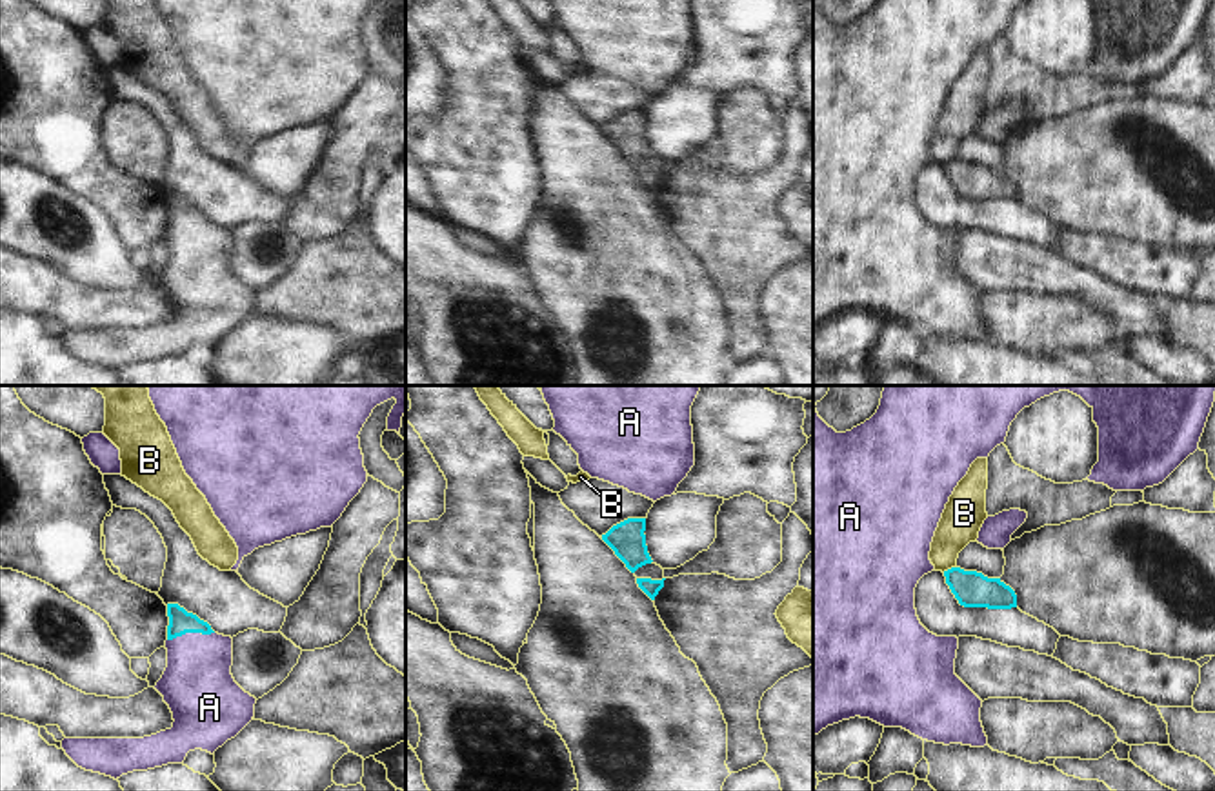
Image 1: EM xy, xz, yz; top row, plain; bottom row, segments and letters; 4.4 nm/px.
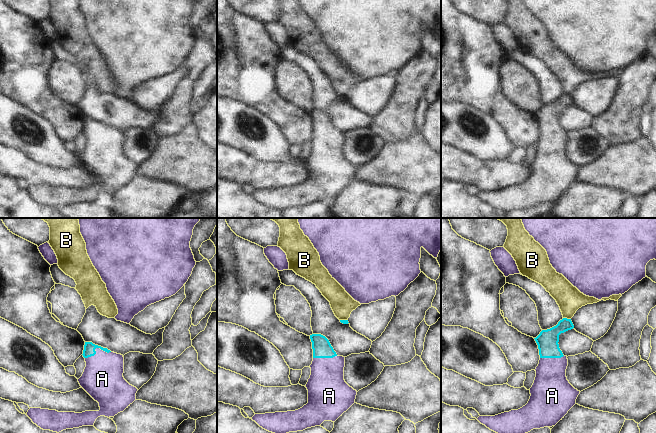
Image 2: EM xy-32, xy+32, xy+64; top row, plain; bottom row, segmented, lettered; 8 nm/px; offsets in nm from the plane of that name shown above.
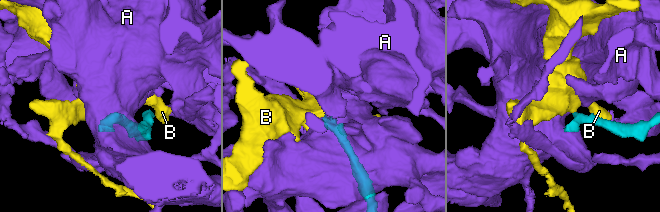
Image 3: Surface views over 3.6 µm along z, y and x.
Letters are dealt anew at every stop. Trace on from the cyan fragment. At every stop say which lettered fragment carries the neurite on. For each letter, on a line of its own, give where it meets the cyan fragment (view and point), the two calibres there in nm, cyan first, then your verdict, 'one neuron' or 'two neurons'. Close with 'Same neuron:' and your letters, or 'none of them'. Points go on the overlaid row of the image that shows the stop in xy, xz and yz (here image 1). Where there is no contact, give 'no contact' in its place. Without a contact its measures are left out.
A: meets cyan in xy at (190, 631); 110 nm thick on the cyan side, 320 nm on the other; one neuron
B: meets cyan in yz at (948, 570); 160 nm thick on the cyan side, 180 nm on the other; two neurons
Same neuron: A

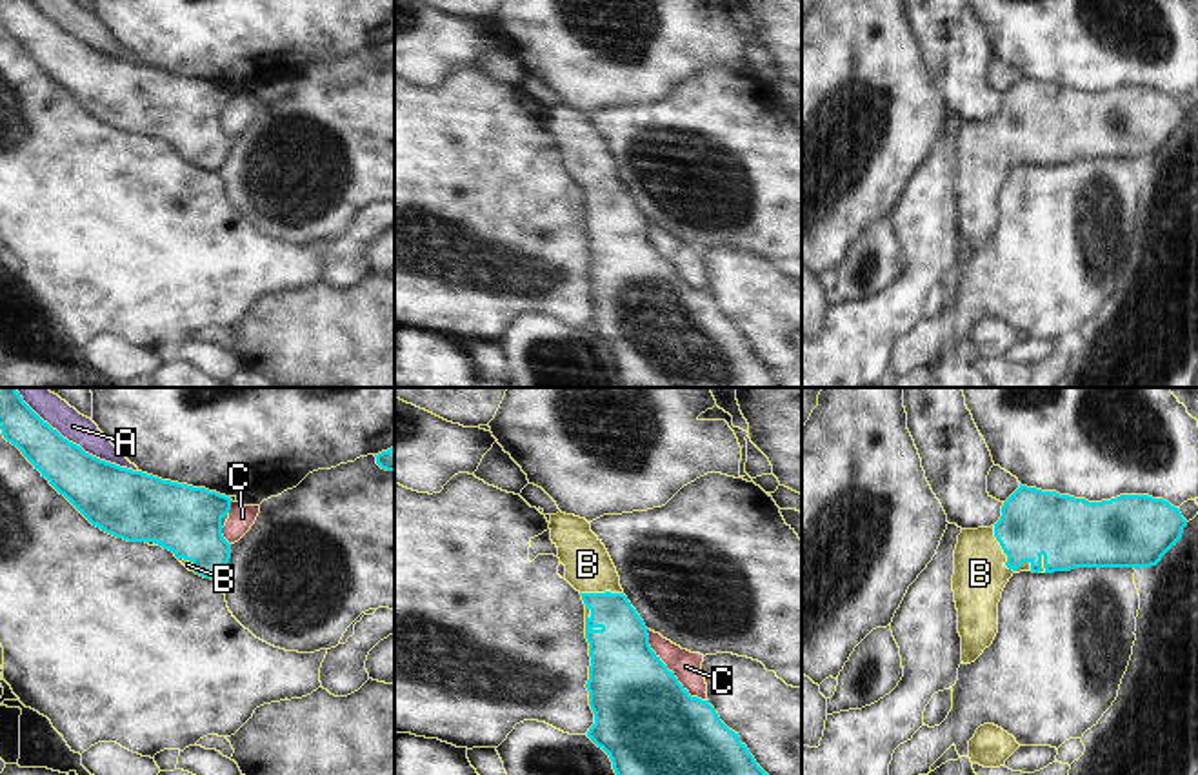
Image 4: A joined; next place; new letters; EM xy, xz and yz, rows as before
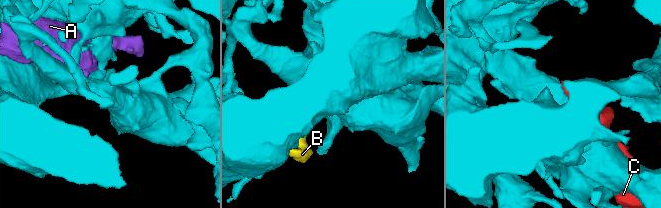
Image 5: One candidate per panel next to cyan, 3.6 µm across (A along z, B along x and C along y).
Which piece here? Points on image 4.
A: meets cyan in xy at (75, 444); 260 nm thick on the cyan side, 130 nm on the other; two neurons
B: meets cyan in yz at (1008, 561); 300 nm thick on the cyan side, 240 nm on the other; one neuron
C: meets cyan in xz at (668, 670); 440 nm thick on the cyan side, 130 nm on the other; two neurons
Same neuron: B

